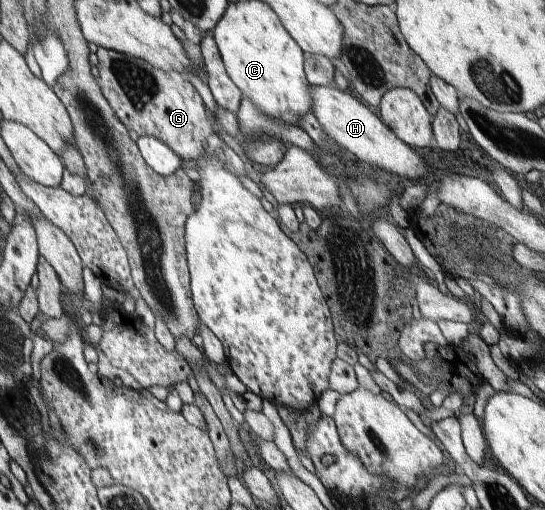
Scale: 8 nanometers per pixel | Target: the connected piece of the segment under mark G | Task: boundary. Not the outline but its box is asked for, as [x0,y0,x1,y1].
[95,47,214,160]

